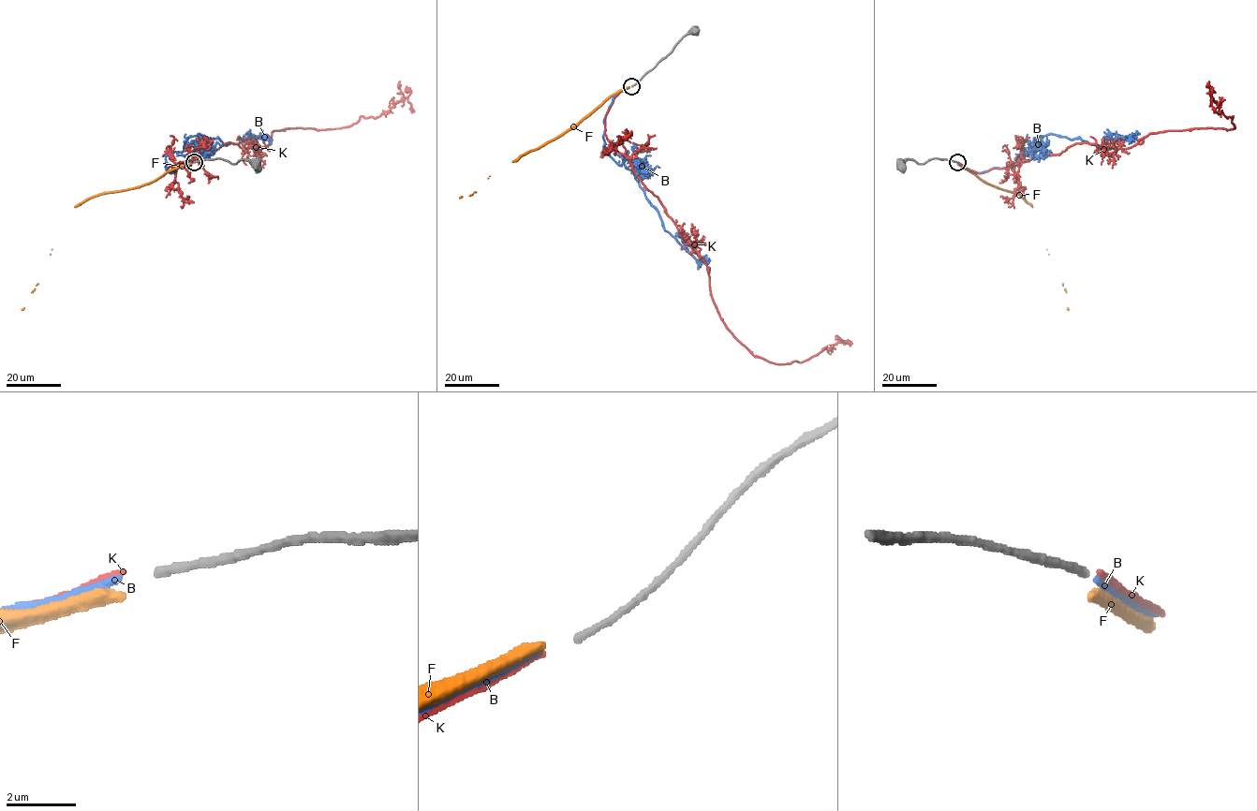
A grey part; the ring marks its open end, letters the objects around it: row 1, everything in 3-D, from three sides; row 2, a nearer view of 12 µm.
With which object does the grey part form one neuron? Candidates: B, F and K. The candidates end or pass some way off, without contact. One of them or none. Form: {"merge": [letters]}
{"merge": ["B"]}

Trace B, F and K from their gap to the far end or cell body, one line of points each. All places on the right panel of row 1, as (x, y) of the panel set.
B: (958, 162), (982, 172), (1034, 152), (1032, 142), (1047, 135), (1099, 145), (1133, 136), (1111, 138), (1122, 136)
F: (957, 164), (991, 185), (1015, 192), (1032, 207), (1066, 290), (1069, 310)
K: (958, 162), (978, 173), (1076, 143), (1126, 149), (1149, 134), (1234, 128), (1209, 81)

